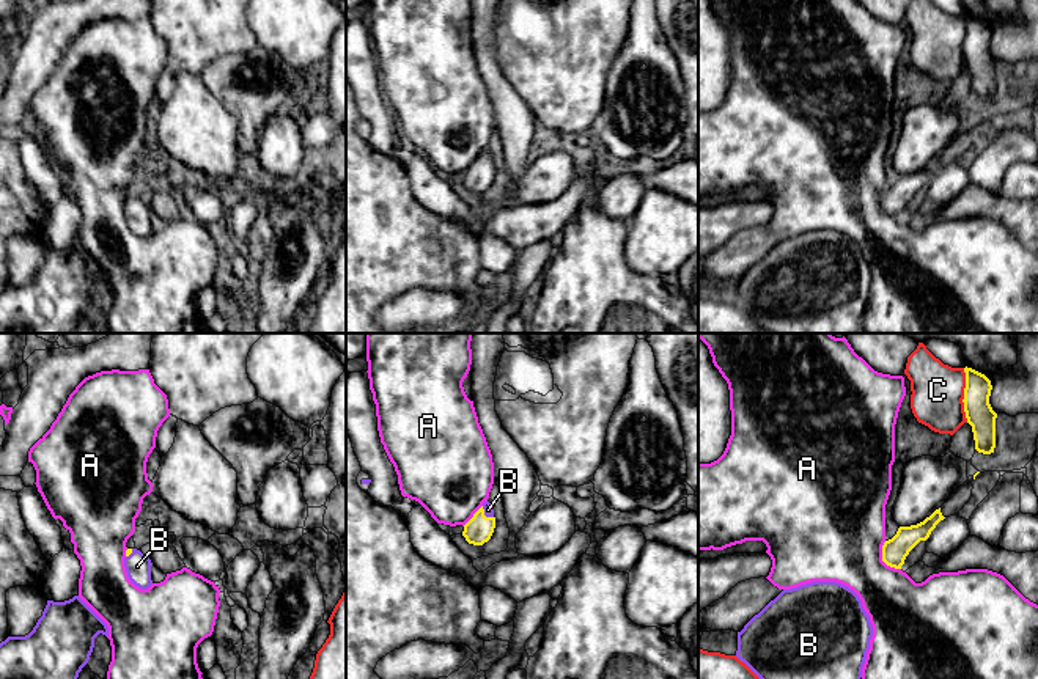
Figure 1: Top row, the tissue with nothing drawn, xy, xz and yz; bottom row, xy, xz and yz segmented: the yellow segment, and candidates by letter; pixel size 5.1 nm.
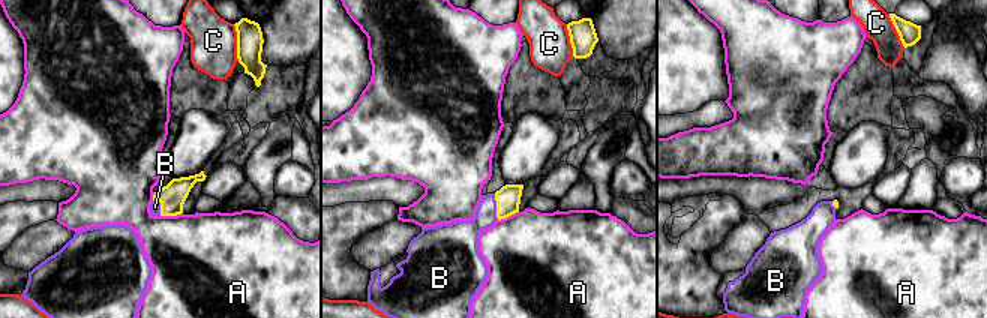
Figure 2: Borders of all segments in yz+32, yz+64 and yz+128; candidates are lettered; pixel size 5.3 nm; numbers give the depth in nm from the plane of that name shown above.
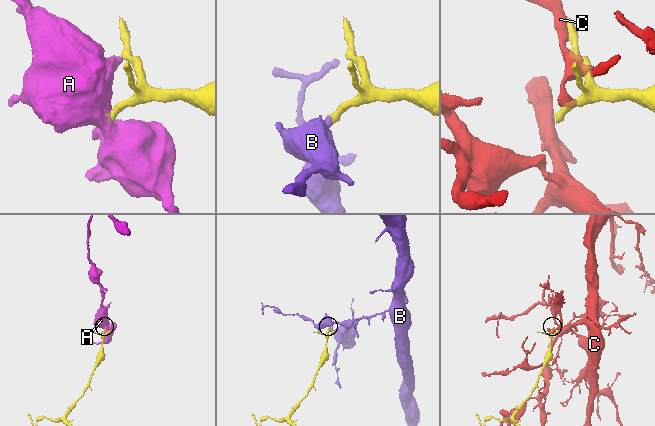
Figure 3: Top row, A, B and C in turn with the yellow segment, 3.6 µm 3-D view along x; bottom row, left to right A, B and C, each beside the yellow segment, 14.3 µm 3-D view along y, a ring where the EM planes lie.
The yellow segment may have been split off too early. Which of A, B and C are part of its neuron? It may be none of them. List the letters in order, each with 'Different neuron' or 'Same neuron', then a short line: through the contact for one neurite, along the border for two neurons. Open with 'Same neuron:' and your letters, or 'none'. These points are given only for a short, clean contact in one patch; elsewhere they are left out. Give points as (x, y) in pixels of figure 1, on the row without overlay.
Same neuron: B
A: Different neuron
B: Same neuron. Line: xz (478, 178), (483, 162), (488, 157)
C: Different neuron

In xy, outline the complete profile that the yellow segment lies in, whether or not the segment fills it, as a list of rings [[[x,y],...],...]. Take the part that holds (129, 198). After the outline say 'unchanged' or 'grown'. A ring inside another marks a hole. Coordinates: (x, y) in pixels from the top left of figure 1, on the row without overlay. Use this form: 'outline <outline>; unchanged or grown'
outline [[[127,196],[124,206],[124,215],[129,228],[140,237],[148,237],[153,233],[151,228],[151,207],[137,196]]]; grown

